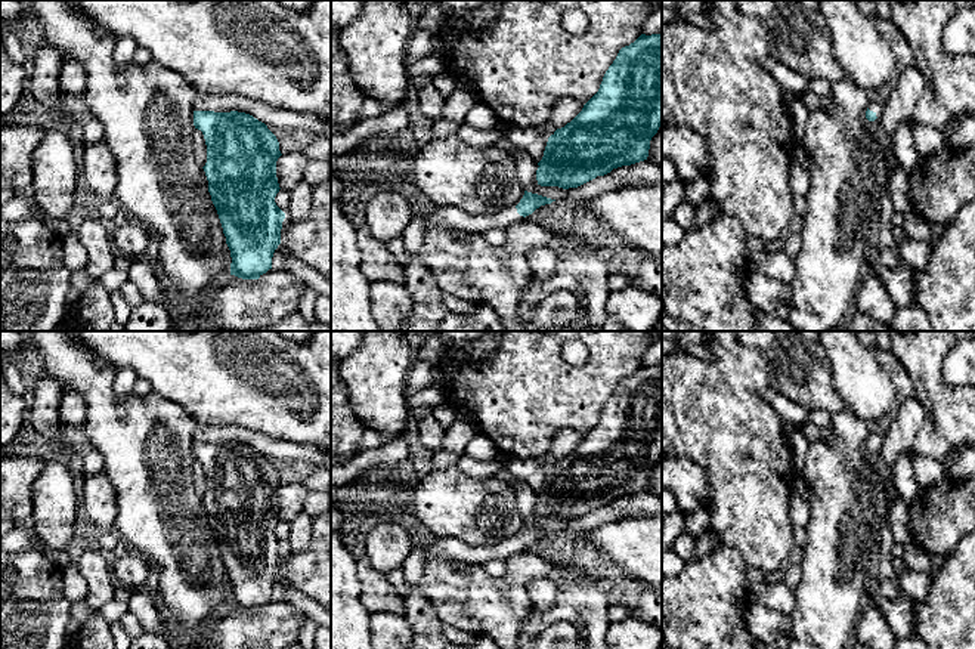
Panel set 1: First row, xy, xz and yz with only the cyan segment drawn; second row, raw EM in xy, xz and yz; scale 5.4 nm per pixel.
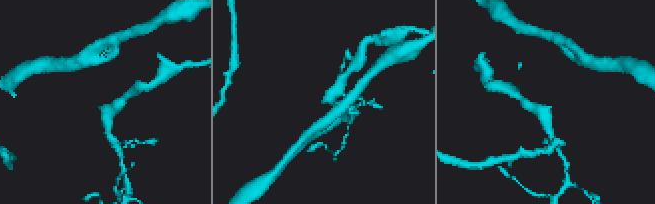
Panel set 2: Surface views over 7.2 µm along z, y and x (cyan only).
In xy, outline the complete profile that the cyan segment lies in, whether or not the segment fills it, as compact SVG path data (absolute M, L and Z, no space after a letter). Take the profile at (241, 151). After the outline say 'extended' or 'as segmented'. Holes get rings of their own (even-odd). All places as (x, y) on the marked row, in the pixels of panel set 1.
M194 111L194 126L202 132L207 145L207 163L202 169L230 250L230 275L259 279L272 269L285 219L275 203L281 189L276 177L276 161L282 155L279 142L264 123L238 111Z; as segmented

